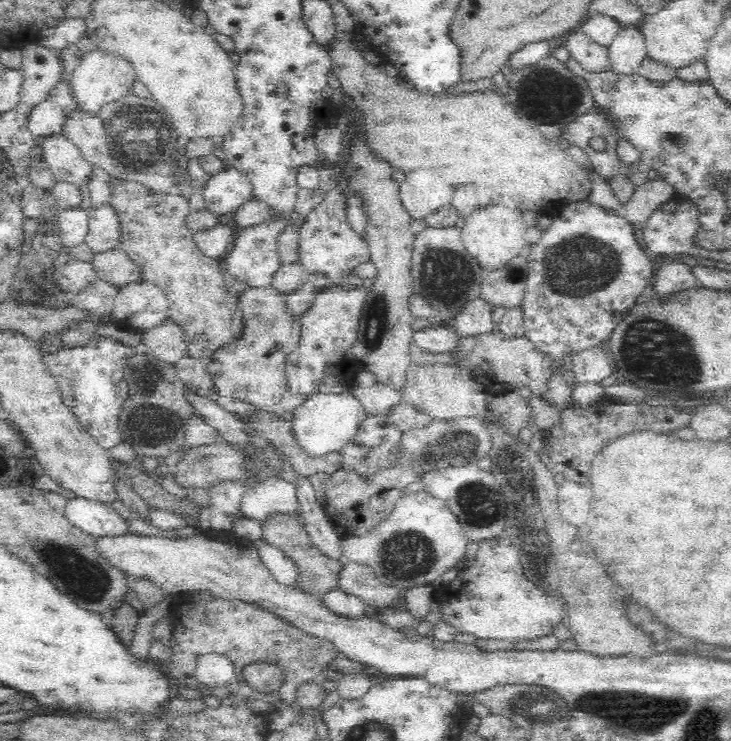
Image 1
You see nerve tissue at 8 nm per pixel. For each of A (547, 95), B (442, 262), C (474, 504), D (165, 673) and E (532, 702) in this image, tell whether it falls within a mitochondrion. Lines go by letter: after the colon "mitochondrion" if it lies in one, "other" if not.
A: mitochondrion
B: mitochondrion
C: mitochondrion
D: other
E: mitochondrion

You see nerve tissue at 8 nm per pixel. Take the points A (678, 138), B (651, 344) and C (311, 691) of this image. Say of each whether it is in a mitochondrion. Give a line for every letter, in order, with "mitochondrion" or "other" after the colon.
A: mitochondrion
B: mitochondrion
C: other

